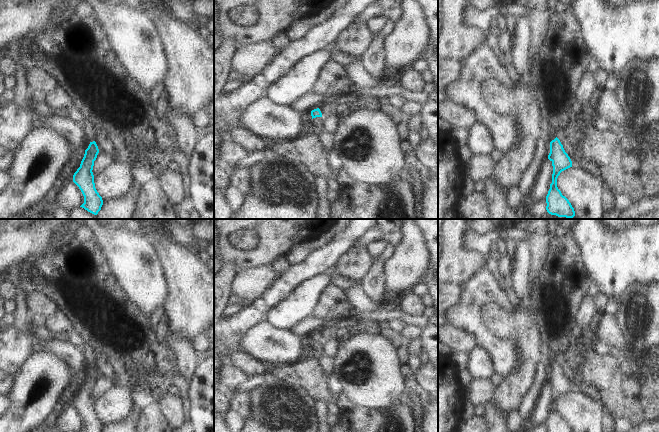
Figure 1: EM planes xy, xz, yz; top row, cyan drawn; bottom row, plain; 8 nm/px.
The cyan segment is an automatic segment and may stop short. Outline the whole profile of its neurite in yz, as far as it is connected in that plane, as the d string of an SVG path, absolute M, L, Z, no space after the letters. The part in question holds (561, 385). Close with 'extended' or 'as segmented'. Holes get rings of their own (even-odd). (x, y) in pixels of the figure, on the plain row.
M541 338L541 353L550 364L550 377L548 383L552 386L552 407L546 420L546 432L573 432L569 424L562 419L557 411L557 402L560 397L572 391L572 385L565 376L560 364L553 358L549 345Z; extended

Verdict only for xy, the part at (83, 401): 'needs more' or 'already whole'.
needs more

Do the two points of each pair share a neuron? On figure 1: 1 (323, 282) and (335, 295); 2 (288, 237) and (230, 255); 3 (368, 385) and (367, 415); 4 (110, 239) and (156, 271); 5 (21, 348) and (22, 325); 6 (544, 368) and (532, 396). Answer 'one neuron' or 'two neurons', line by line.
1: two neurons
2: one neuron
3: two neurons
4: one neuron
5: two neurons
6: one neuron

